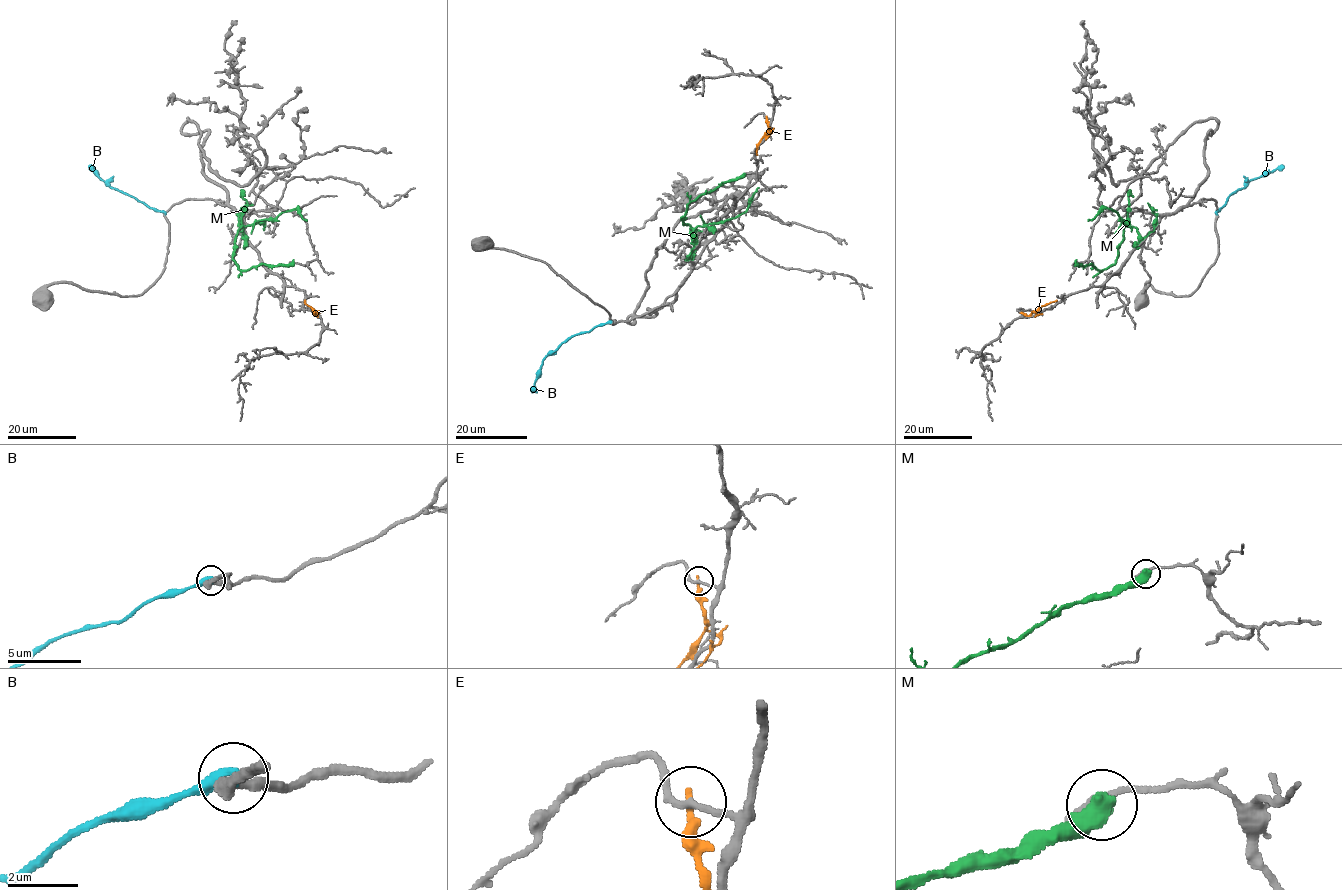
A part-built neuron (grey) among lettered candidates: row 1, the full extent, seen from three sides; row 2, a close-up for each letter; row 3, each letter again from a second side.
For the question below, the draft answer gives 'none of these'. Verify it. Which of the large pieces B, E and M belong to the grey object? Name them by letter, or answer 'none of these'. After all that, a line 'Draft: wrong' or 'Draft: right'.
none of these
Draft: right

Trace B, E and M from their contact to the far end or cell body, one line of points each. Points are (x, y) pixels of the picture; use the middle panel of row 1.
B: (610, 322), (567, 338), (543, 361), (531, 392)
E: (766, 118), (767, 132), (757, 146), (757, 155)
M: (744, 175), (689, 203), (681, 218), (684, 224), (692, 228), (706, 226), (739, 216), (758, 187)

